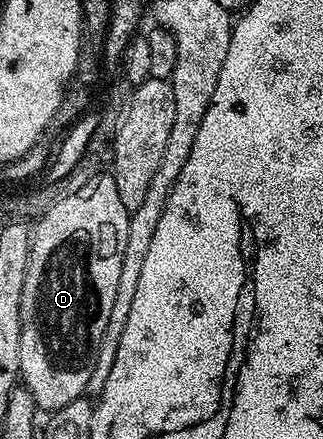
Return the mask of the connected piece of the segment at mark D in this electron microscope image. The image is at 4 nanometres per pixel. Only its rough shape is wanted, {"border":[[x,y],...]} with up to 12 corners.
{"border":[[112,174],[62,194],[29,241],[20,382],[85,395],[129,212]]}

